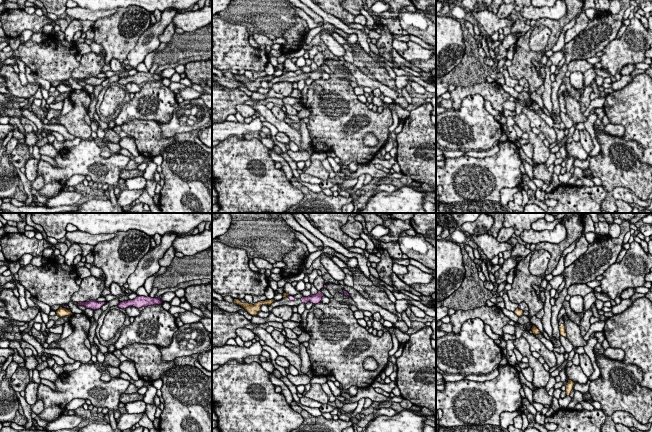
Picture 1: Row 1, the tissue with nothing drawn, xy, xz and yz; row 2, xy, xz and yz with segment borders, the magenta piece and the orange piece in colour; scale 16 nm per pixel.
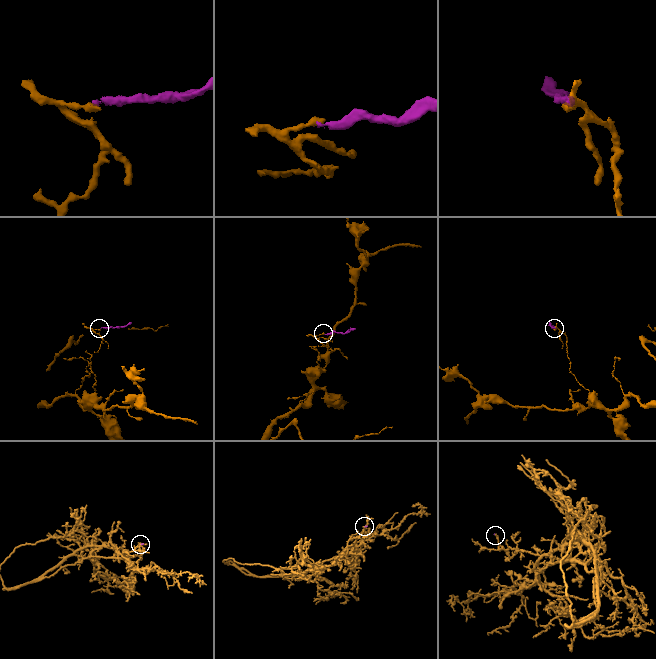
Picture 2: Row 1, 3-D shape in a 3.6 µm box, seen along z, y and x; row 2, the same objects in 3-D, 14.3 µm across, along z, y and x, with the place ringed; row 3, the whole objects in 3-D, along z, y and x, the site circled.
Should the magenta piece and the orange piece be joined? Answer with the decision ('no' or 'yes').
no

